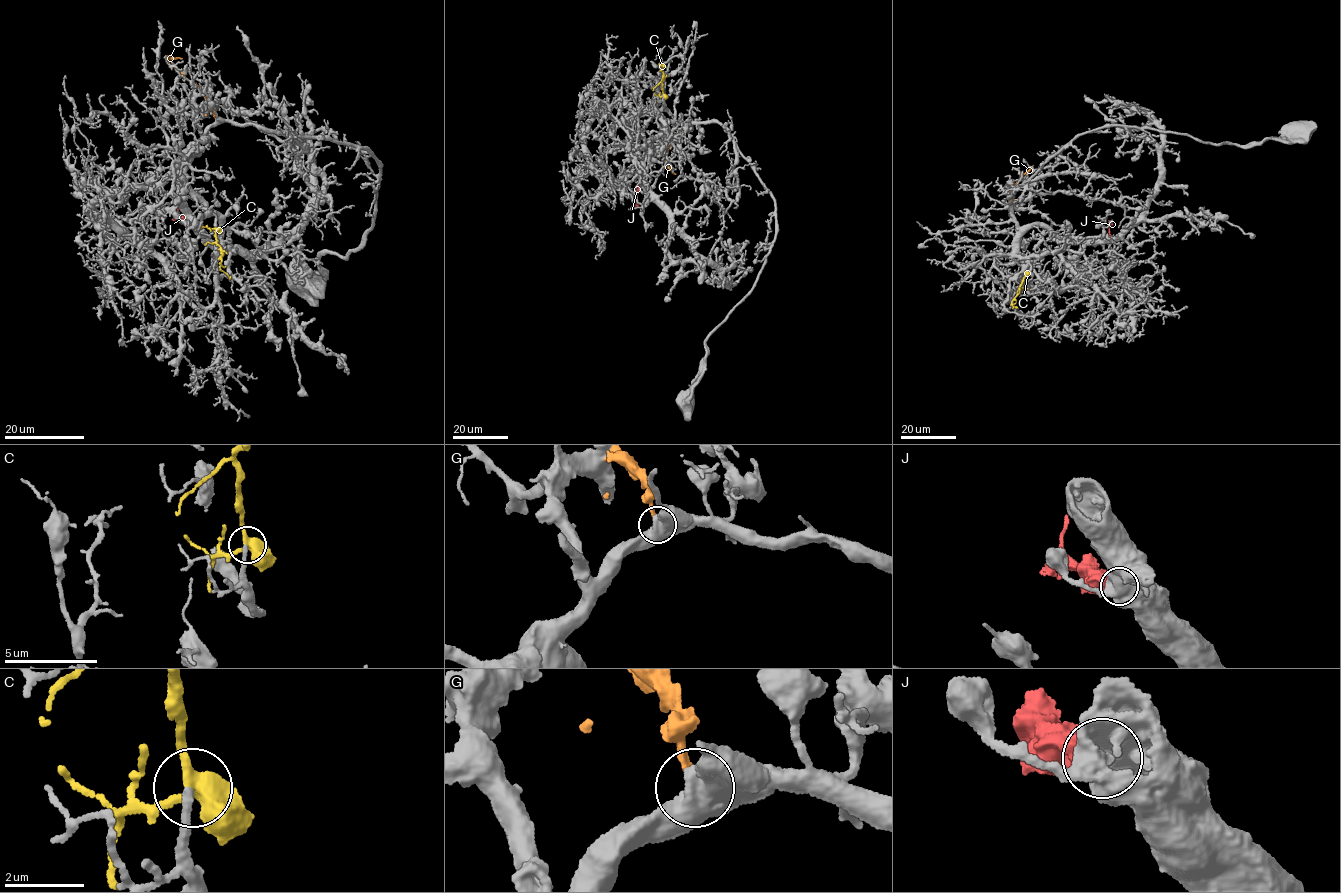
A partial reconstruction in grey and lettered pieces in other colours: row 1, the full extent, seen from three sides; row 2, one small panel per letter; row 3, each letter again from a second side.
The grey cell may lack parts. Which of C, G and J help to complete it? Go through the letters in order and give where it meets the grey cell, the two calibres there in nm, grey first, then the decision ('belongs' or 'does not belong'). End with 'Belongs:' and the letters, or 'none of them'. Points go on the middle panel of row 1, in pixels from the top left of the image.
C: contact (663, 95); calibres 220 and 400 nm; belongs
G: contact (687, 124); calibres 550 and 240 nm; does not belong
J: contact (641, 186); calibres 190 and 850 nm; does not belong
Belongs: C

